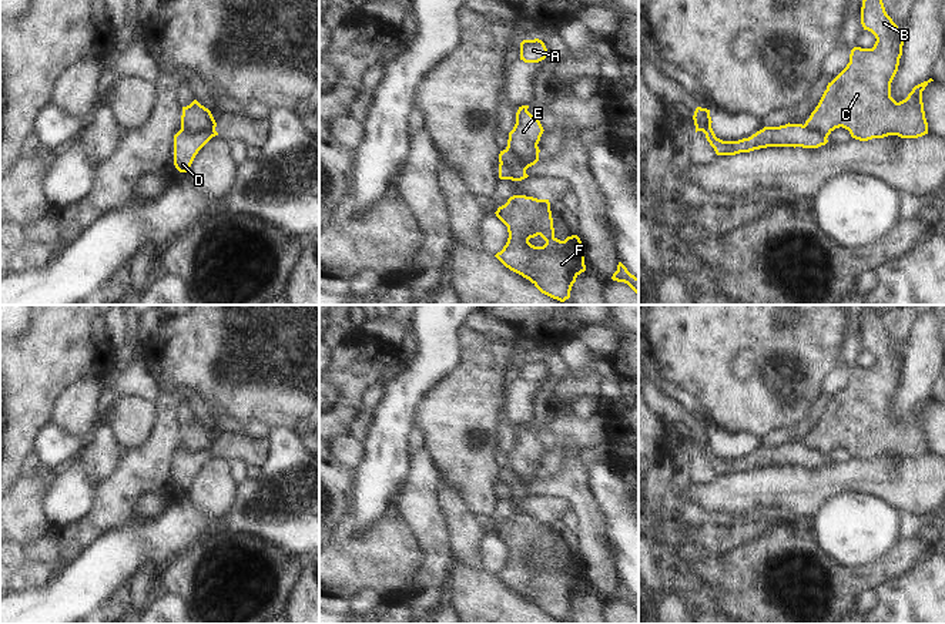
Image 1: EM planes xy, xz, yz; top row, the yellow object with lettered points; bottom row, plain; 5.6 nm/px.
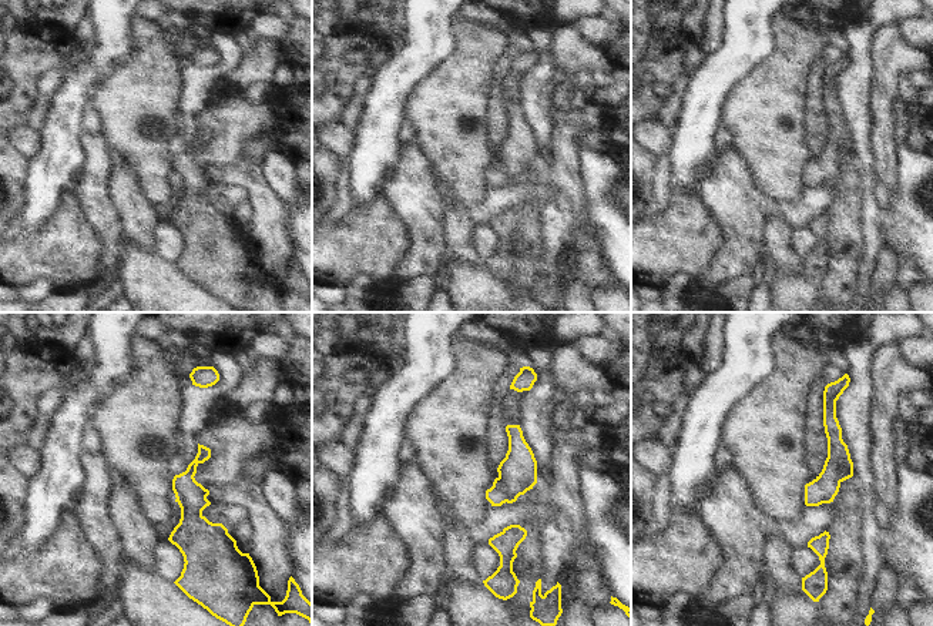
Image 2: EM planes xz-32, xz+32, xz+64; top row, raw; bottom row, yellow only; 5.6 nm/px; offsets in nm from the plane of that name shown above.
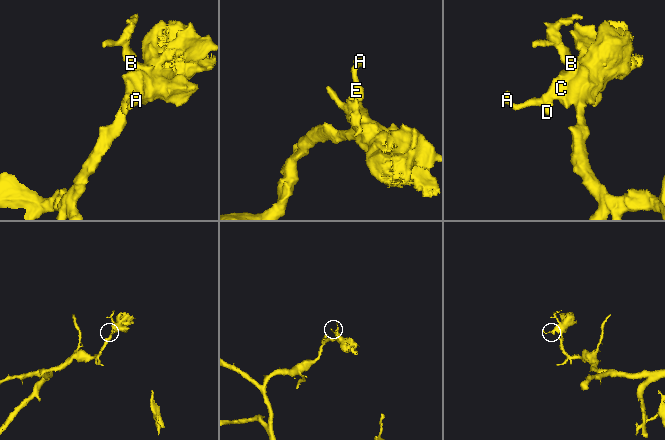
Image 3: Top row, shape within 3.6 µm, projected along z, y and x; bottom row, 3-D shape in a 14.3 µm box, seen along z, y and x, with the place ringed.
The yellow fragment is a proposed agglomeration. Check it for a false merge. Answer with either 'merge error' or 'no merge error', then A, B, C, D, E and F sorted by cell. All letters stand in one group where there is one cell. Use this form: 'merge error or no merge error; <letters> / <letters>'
merge error; A D E / B C F

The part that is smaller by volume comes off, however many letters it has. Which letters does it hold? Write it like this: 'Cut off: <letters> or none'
Cut off: A, D, E.

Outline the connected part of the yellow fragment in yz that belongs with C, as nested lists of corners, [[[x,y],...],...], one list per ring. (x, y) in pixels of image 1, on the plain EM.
[[[879,305],[864,311],[861,343],[875,355],[874,366],[851,369],[850,382],[828,402],[804,444],[825,457],[842,446],[859,460],[888,454],[918,457],[928,453],[922,410],[934,399],[915,405],[899,422],[891,416],[891,402],[902,375],[904,352],[887,333]]]

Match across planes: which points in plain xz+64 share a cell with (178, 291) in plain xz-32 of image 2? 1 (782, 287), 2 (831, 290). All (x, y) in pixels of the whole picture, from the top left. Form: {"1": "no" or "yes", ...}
{"1": "yes", "2": "no"}

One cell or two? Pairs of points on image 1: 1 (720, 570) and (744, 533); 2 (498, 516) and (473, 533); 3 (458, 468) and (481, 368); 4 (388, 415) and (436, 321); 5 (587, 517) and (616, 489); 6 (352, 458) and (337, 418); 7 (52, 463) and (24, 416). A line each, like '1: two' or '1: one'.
1: two
2: two
3: one
4: one
5: two
6: two
7: two

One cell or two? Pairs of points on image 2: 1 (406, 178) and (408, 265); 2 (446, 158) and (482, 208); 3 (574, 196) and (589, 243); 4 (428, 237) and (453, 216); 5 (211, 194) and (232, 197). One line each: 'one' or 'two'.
1: one
2: two
3: one
4: two
5: one

